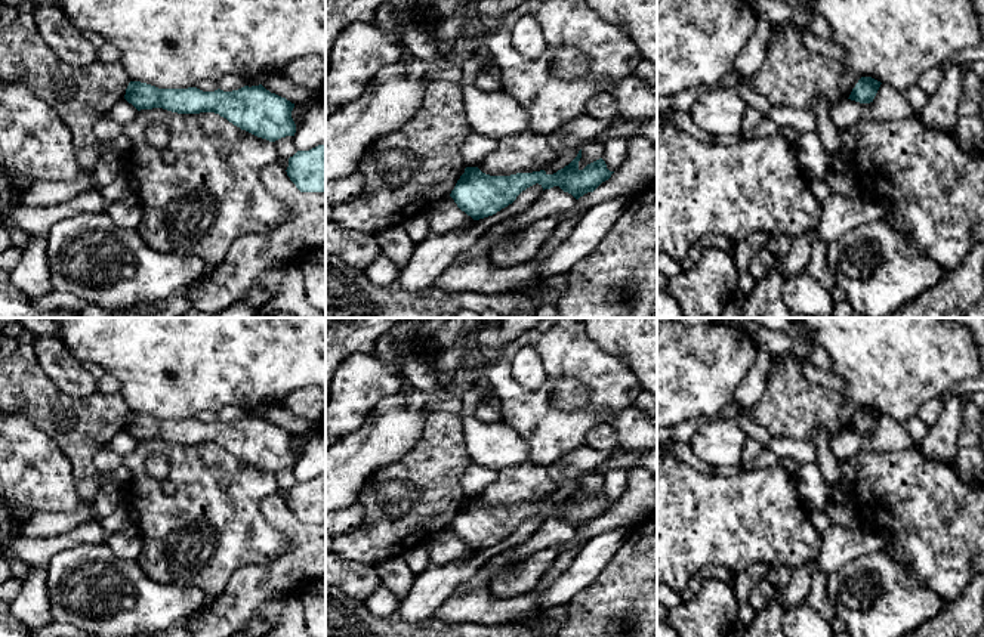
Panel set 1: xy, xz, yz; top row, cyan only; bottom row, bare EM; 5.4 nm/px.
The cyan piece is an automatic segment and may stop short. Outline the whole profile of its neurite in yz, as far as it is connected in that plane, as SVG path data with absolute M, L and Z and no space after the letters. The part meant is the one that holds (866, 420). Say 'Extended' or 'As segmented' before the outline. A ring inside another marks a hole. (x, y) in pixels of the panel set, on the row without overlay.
As segmented. M861 408L848 430L860 435L870 435L873 433L880 415L880 412L872 408Z

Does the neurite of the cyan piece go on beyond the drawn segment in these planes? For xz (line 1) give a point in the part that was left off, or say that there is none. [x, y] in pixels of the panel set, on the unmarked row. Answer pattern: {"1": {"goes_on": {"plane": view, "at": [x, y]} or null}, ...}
{"1": {"goes_on": null}}

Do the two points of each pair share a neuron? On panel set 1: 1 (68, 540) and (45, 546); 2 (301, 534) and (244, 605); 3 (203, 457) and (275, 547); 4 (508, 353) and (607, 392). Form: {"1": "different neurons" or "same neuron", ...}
{"1": "same neuron", "2": "same neuron", "3": "same neuron", "4": "same neuron"}

